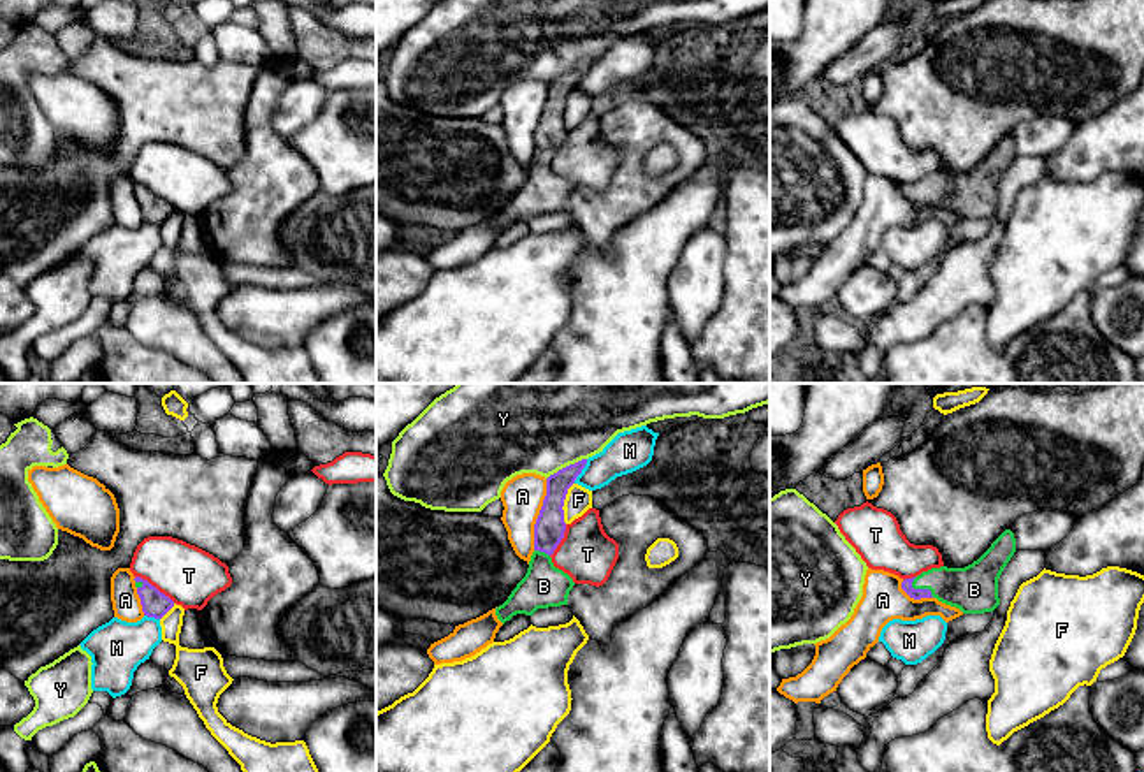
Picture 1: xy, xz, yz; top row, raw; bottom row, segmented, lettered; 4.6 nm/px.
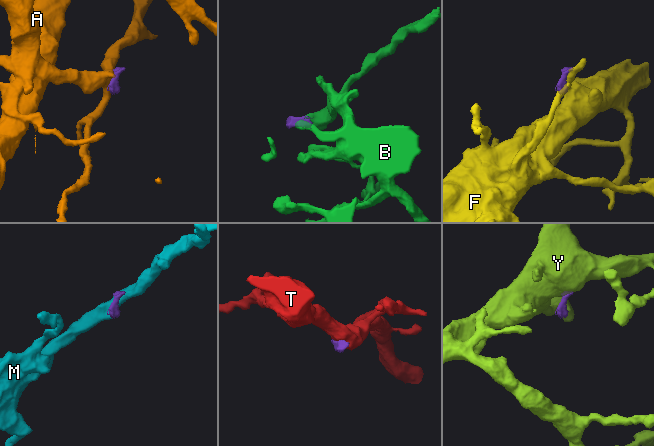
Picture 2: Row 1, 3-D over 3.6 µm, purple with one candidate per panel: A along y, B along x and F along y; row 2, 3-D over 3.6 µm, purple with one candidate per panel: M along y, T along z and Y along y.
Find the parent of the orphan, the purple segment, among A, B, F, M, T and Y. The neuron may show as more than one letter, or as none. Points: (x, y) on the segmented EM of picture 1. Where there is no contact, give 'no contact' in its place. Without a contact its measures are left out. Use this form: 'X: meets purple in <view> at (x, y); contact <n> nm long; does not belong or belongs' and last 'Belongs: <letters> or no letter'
A: meets purple in xz at (540, 514); contact 340 nm long; does not belong
B: meets purple in yz at (921, 589); contact 130 nm long; belongs
F: meets purple in xz at (563, 503); contact 200 nm long; does not belong
M: meets purple in xz at (580, 472); contact 130 nm long; does not belong
T: meets purple in xy at (153, 586); contact 220 nm long; does not belong
Y: meets purple in xz at (566, 466); contact 200 nm long; does not belong
Belongs: B

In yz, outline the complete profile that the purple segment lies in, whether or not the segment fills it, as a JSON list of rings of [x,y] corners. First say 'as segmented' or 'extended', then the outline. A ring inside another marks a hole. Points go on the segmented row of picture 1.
extended | [[[1005,529],[991,547],[965,568],[931,568],[905,579],[901,589],[914,600],[937,598],[963,614],[993,612],[1000,605],[998,579],[1016,552],[1016,538]]]

